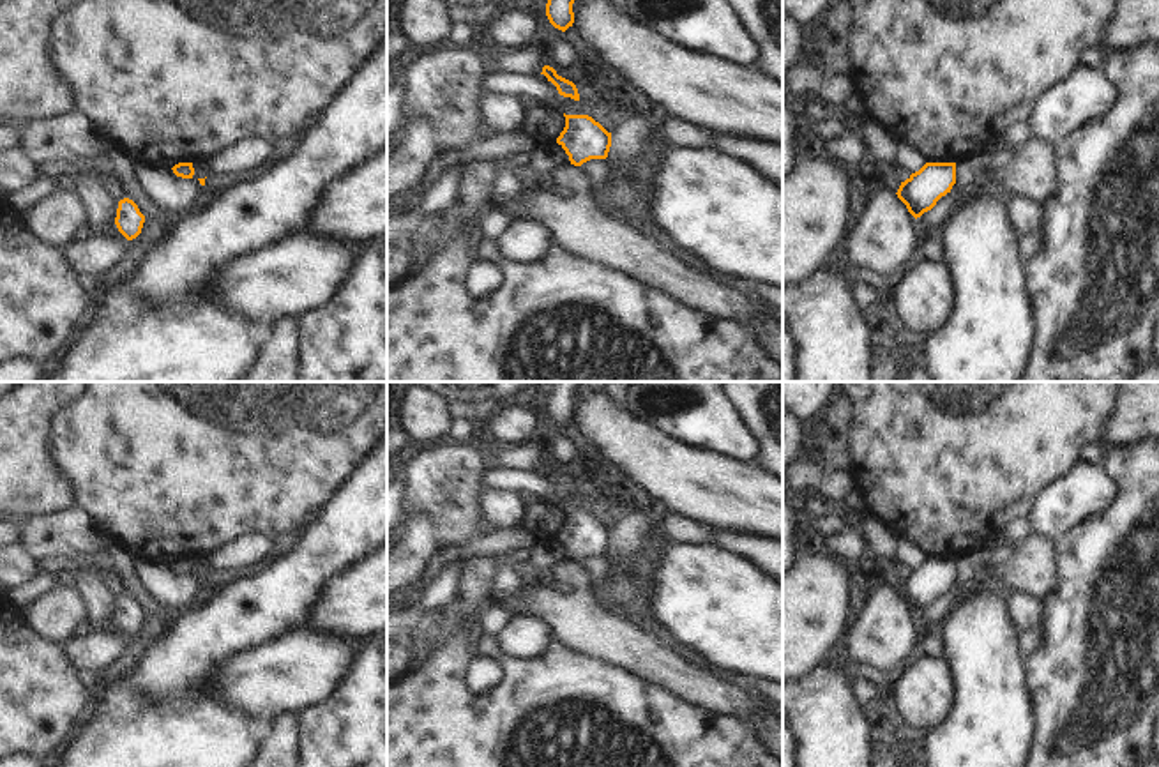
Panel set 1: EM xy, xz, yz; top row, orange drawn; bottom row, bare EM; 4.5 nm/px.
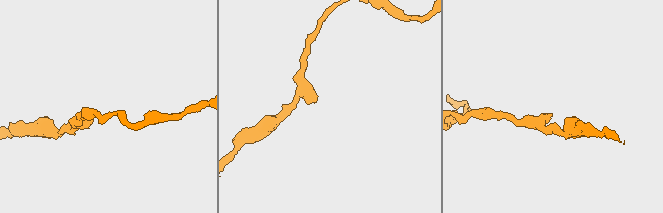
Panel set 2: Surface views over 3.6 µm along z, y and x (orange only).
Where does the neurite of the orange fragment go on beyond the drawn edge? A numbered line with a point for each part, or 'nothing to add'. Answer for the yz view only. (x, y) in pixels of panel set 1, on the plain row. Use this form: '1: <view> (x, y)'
nothing to add

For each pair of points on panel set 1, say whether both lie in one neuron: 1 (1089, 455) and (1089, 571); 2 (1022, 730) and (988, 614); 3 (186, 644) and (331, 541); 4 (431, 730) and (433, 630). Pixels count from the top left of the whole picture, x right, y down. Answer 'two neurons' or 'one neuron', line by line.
1: two neurons
2: one neuron
3: one neuron
4: two neurons

